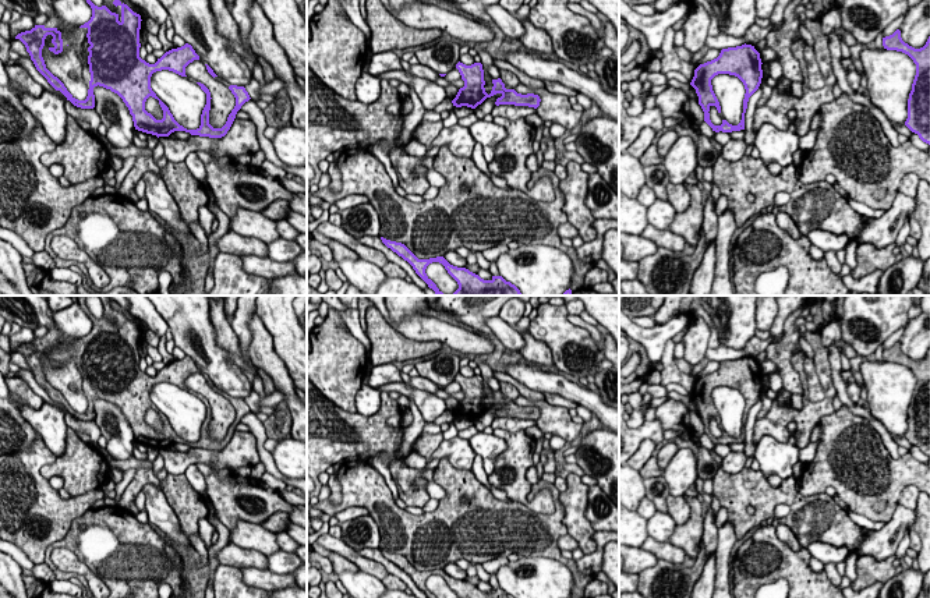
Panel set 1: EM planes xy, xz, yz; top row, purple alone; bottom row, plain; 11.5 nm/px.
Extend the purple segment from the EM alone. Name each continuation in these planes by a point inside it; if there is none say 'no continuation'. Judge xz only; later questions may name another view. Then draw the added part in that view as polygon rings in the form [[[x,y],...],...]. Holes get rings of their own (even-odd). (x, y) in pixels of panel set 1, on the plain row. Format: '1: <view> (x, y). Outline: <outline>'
no continuation

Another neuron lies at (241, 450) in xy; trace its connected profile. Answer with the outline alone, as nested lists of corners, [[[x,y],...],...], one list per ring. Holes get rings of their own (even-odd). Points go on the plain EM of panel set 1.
[[[234,431],[230,442],[222,450],[192,447],[188,452],[165,452],[165,470],[167,474],[184,474],[197,463],[216,466],[218,468],[254,467],[261,461],[257,439],[250,431]]]

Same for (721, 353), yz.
[[[719,346],[717,348],[707,348],[706,351],[706,358],[718,362],[742,358],[745,355],[746,355],[745,350],[735,350],[725,346]]]

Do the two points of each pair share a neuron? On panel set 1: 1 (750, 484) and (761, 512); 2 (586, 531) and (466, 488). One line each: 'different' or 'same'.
1: same
2: different

